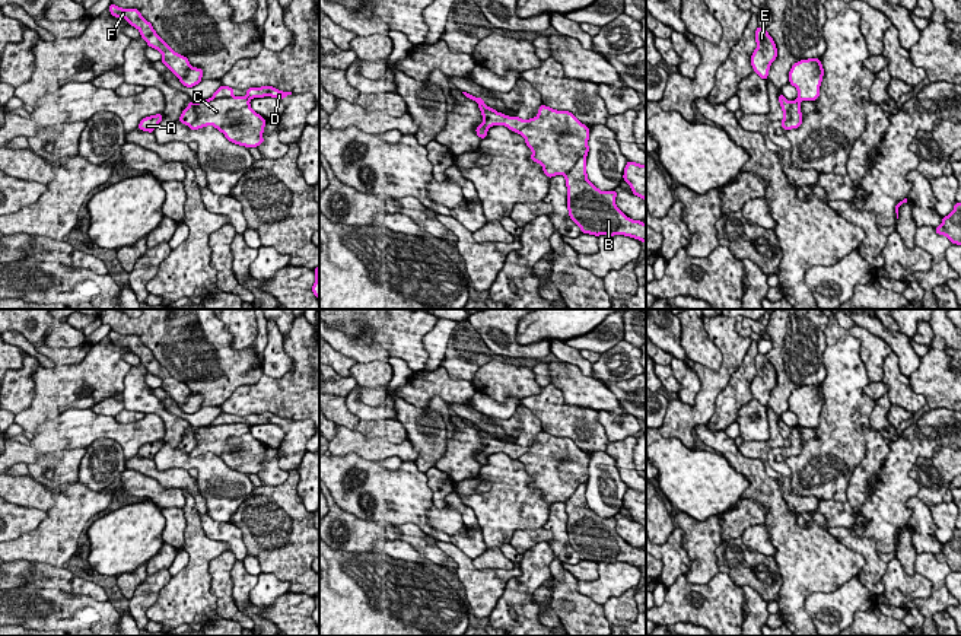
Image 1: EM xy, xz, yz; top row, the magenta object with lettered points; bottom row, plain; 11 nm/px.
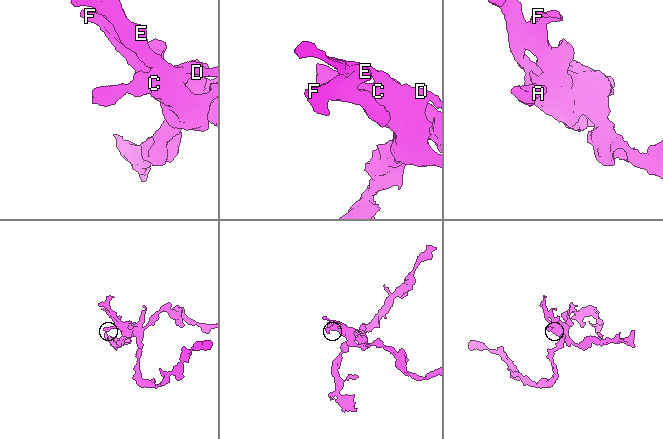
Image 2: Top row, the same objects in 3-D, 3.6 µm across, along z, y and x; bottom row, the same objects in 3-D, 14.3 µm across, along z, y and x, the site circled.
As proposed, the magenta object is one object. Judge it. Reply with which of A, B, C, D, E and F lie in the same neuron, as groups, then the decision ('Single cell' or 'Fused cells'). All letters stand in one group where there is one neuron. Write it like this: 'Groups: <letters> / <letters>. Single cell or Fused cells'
Groups: A B D E F / C. Fused cells

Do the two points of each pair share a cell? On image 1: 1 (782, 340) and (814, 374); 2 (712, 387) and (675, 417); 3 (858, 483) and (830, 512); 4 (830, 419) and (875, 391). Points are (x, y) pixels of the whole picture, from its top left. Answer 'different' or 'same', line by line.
1: same
2: same
3: same
4: different

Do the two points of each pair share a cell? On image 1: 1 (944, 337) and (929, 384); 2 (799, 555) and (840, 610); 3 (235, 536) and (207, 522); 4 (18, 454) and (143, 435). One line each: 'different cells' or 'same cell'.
1: same cell
2: different cells
3: same cell
4: same cell

